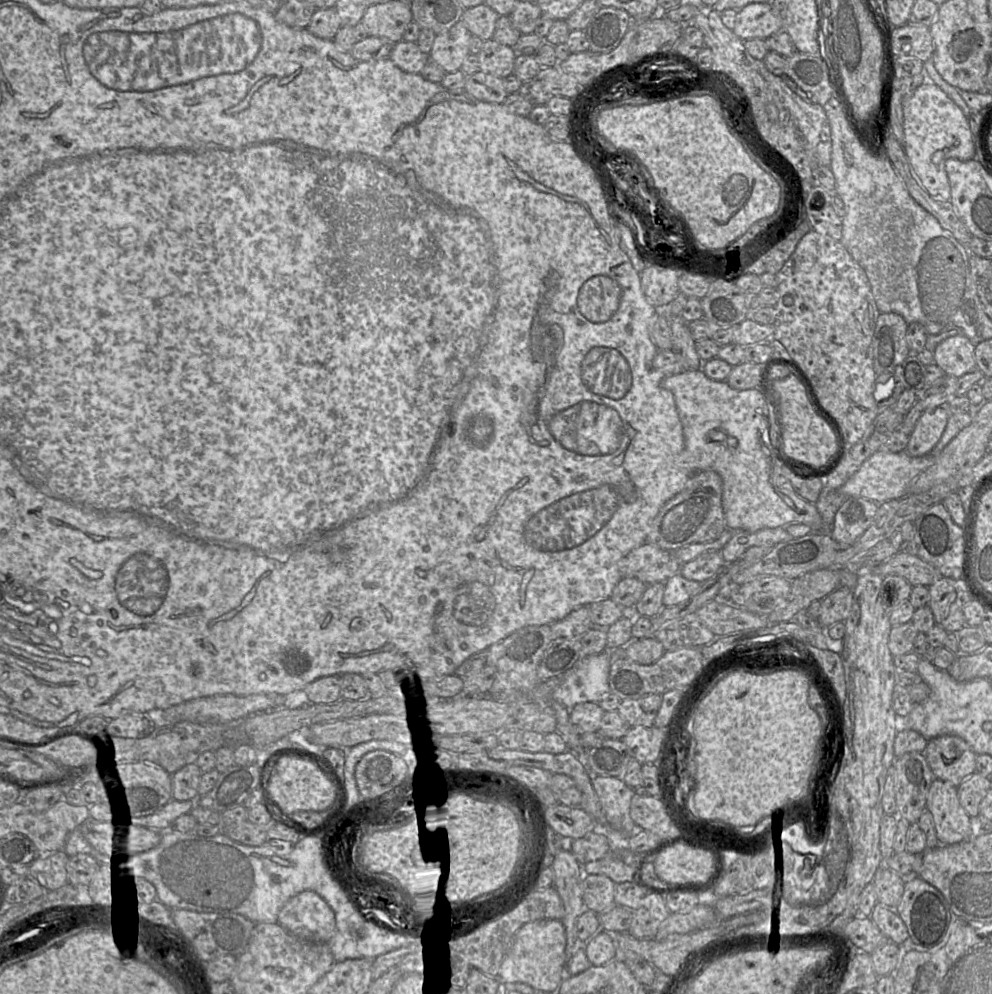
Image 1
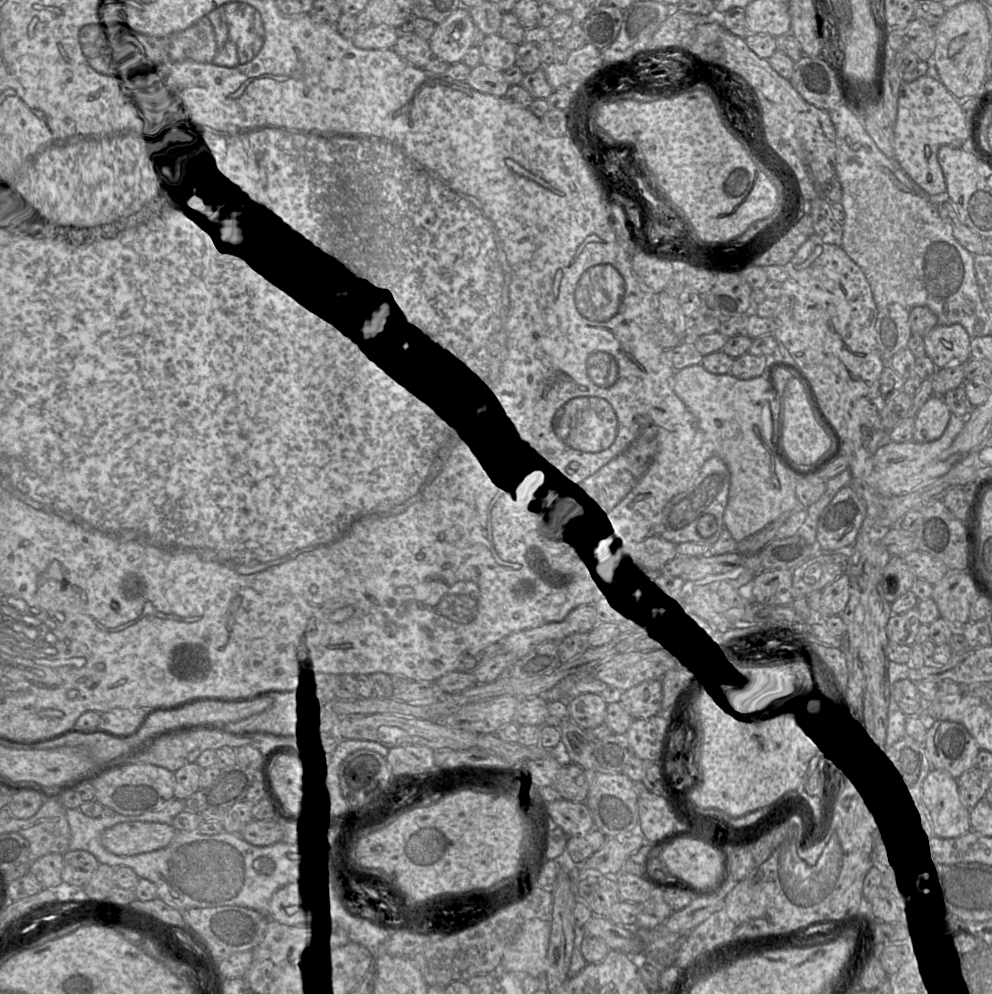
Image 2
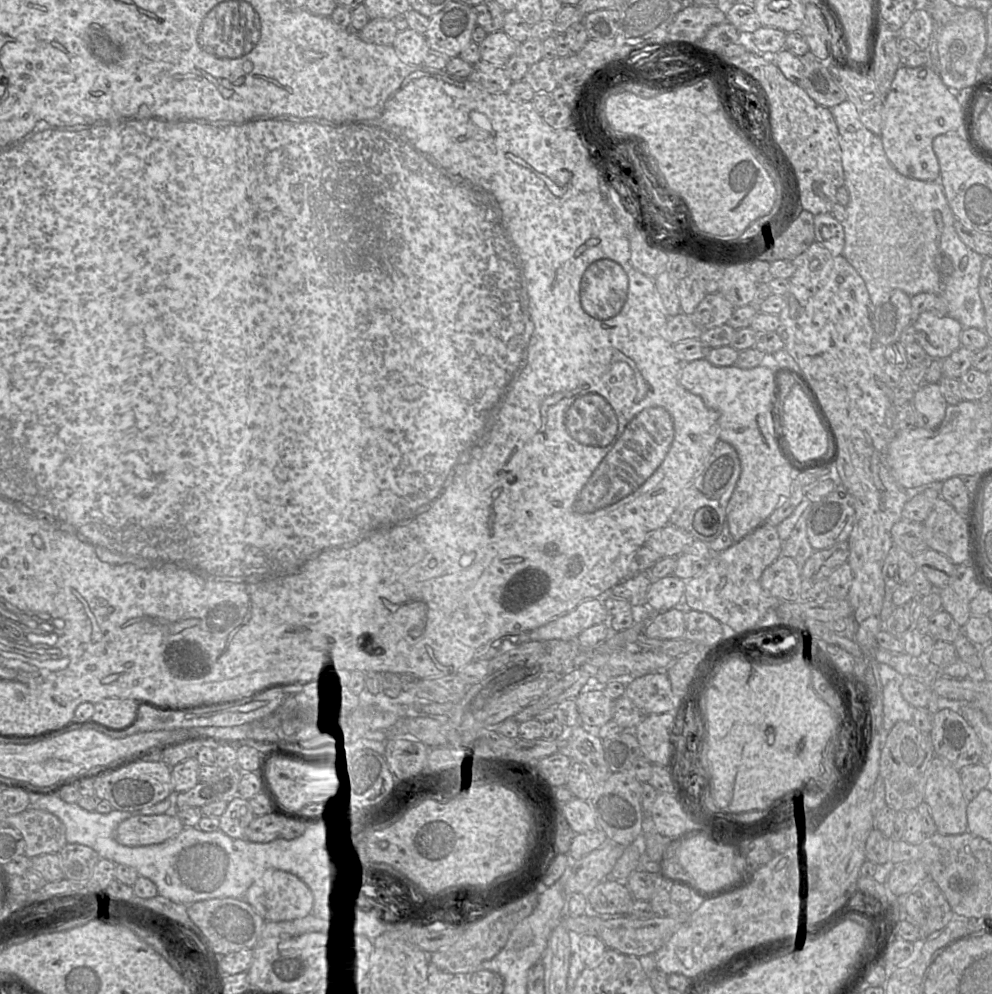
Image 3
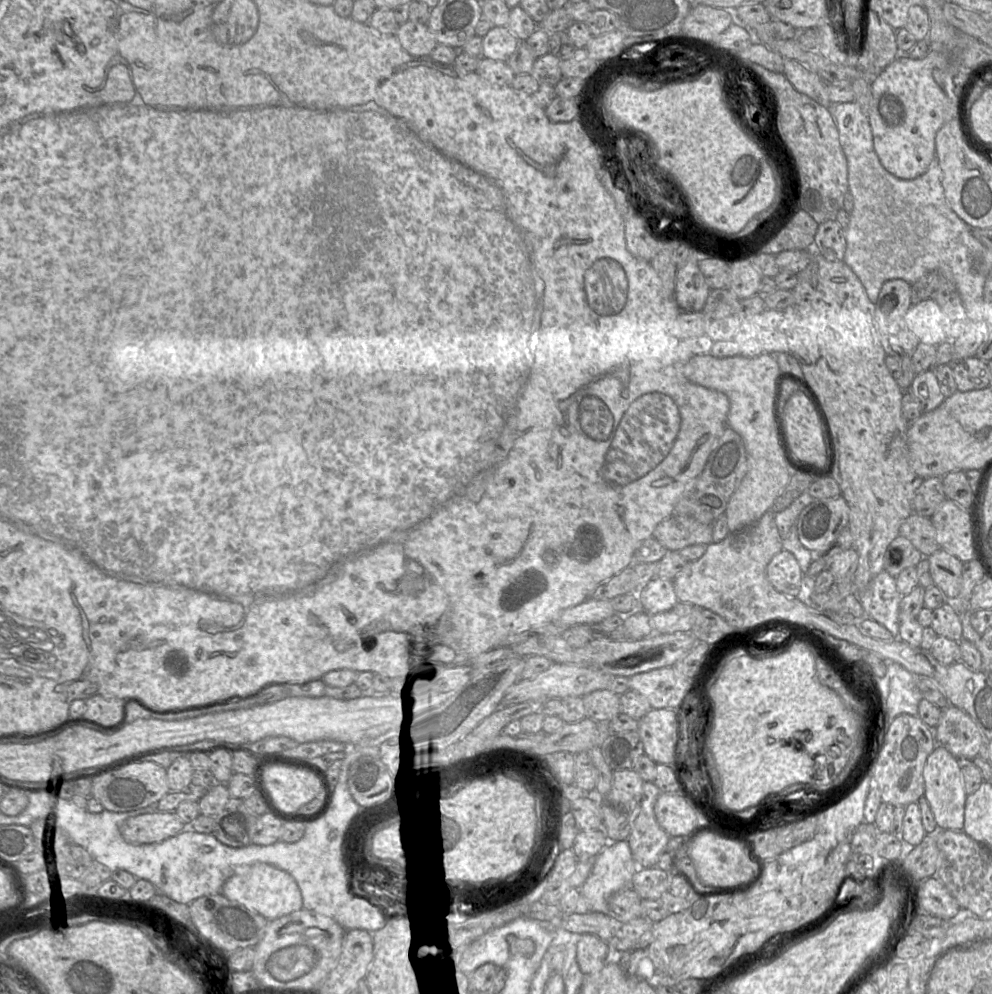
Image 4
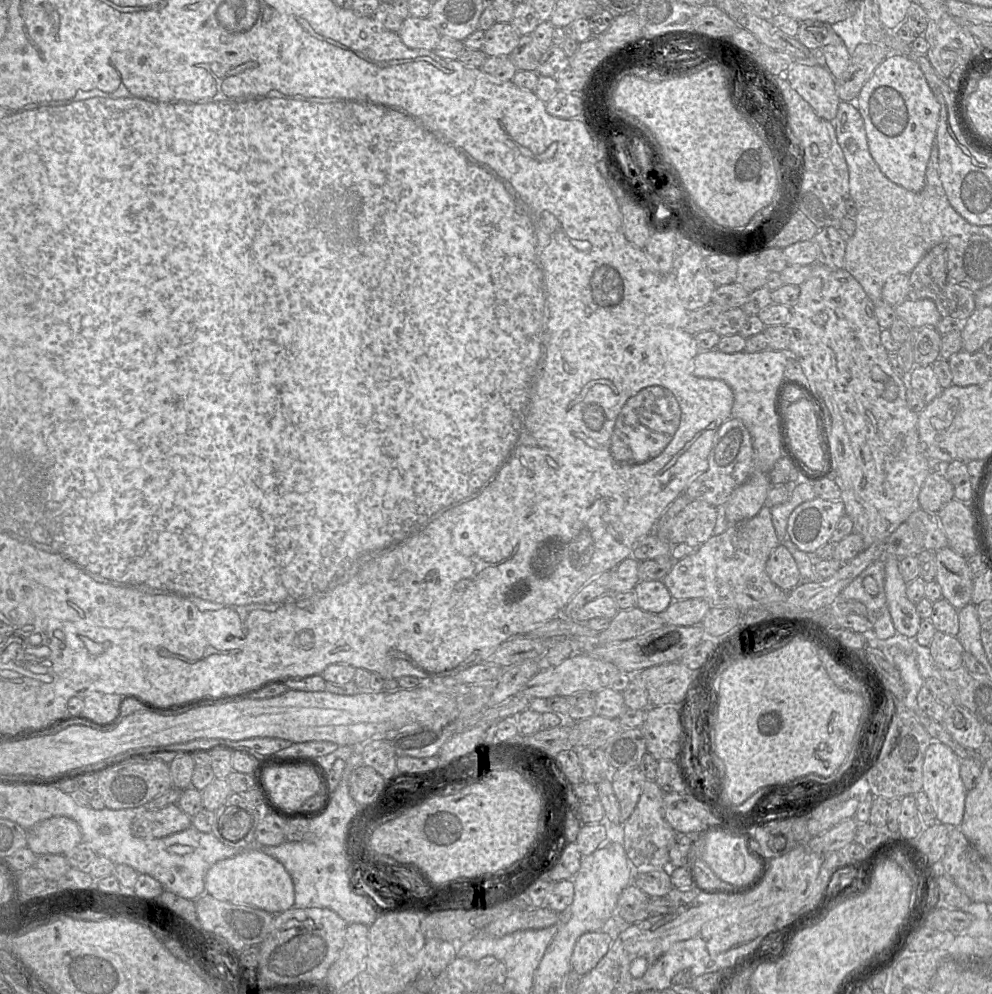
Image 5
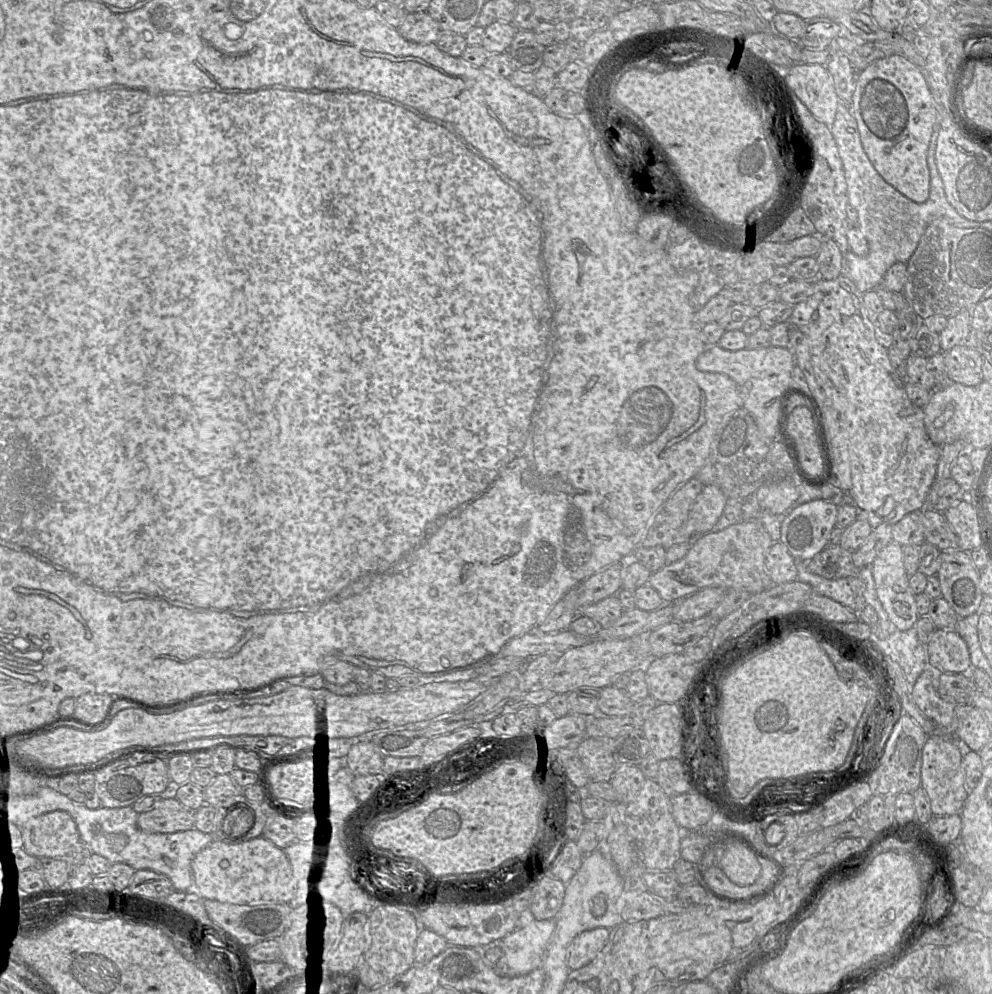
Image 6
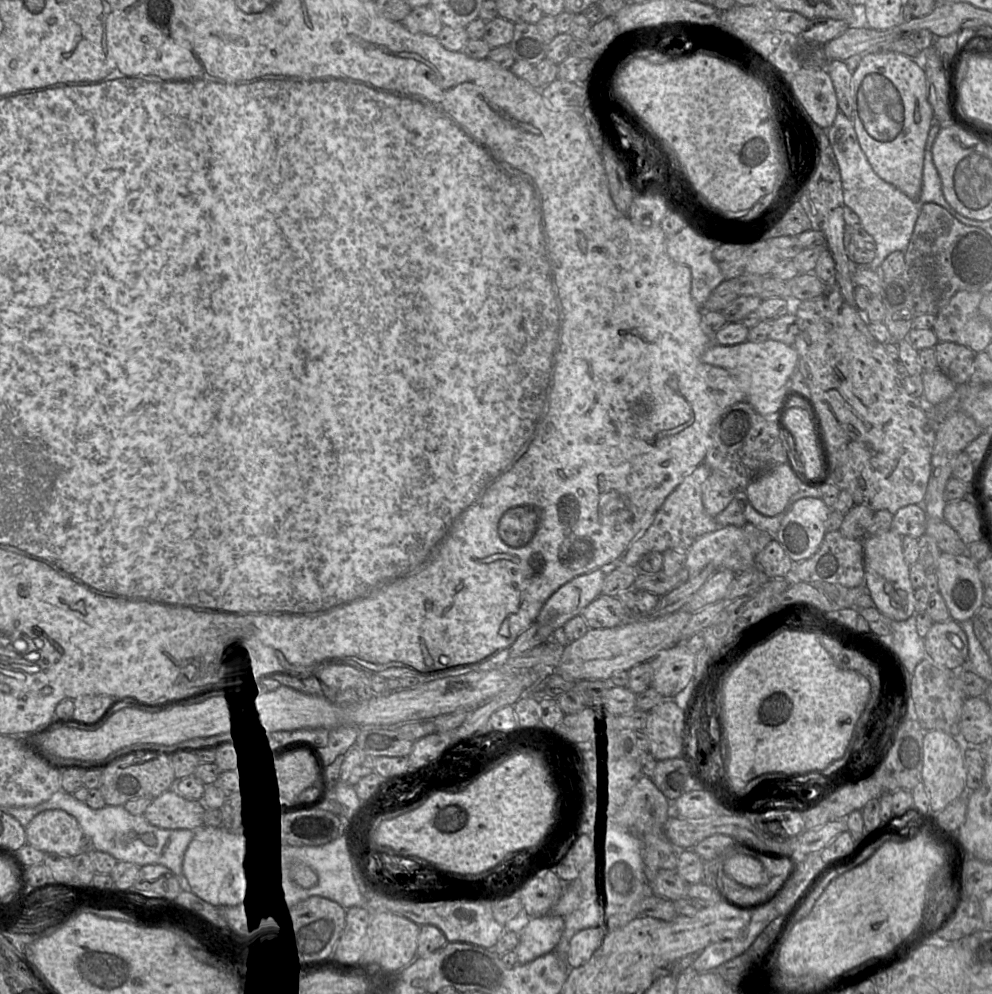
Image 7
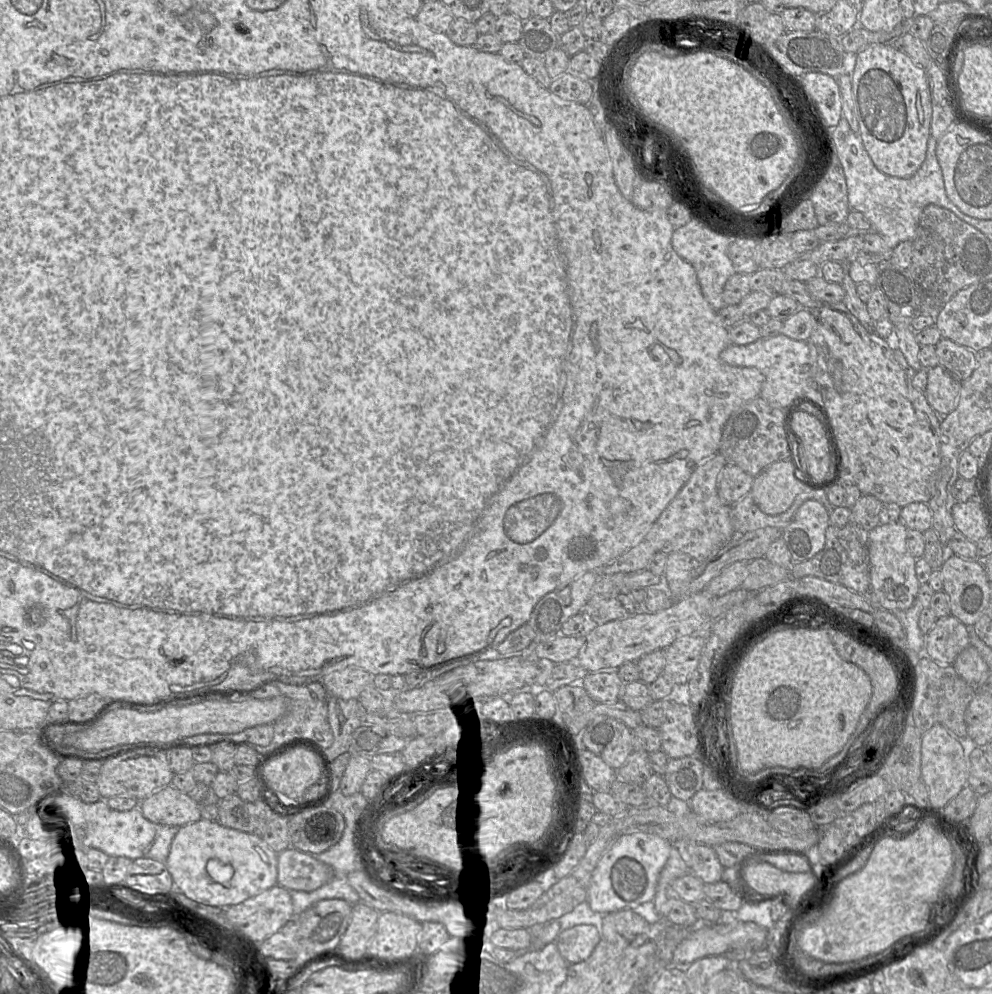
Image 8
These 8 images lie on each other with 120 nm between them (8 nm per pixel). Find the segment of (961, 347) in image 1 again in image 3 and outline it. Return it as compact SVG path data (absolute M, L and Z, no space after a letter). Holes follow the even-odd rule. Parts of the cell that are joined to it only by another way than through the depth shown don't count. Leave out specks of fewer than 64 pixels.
M925 311L913 321L912 325L915 329L915 340L930 359L945 359L962 346L960 335L964 328L957 320L949 316L938 317L932 312Z

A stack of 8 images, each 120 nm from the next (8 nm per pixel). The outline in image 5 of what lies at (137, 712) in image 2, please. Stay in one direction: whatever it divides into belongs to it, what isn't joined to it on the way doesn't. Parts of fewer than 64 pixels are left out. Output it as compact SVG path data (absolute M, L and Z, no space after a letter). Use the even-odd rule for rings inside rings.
M93 692L83 698L84 707L80 715L95 723L111 724L120 717L124 697L118 694Z

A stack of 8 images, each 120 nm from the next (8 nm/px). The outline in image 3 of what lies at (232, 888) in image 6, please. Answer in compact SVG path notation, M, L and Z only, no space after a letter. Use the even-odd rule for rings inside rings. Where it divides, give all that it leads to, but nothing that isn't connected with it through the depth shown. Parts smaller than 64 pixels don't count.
M267 869L246 891L244 900L266 921L281 922L304 918L312 912L313 895L308 886L293 874Z

